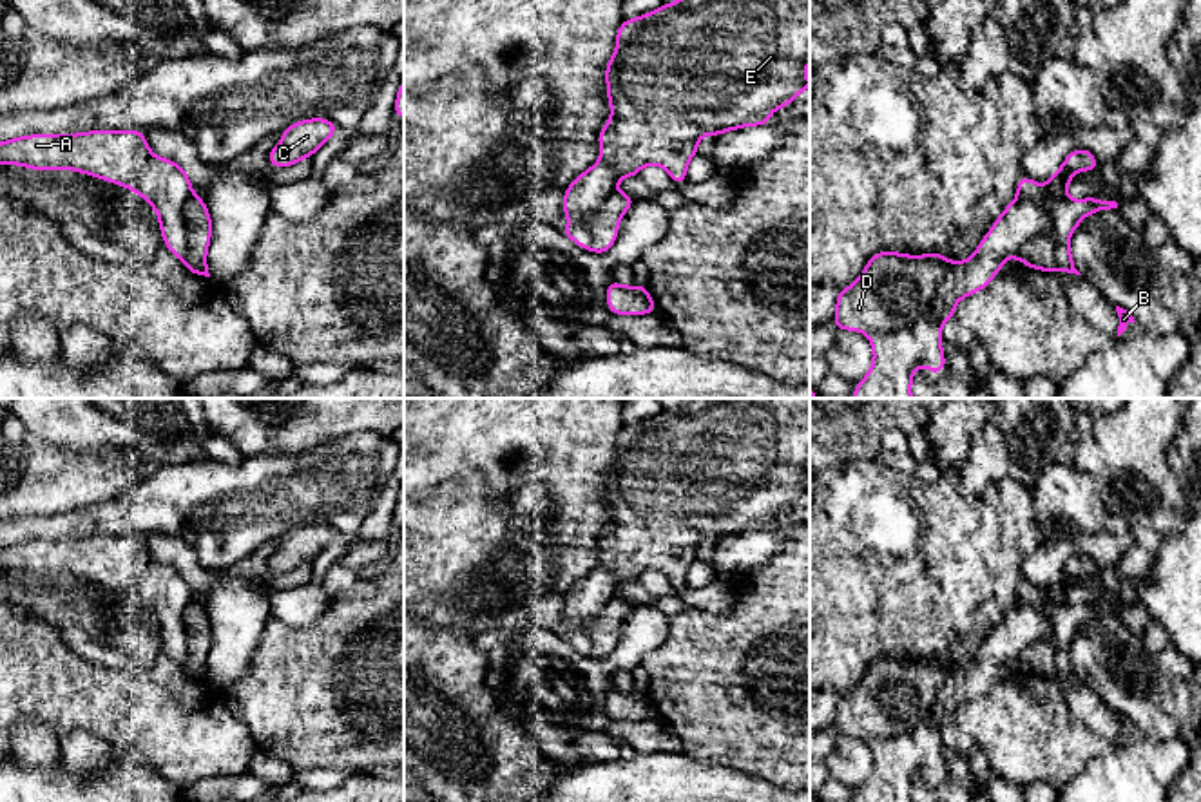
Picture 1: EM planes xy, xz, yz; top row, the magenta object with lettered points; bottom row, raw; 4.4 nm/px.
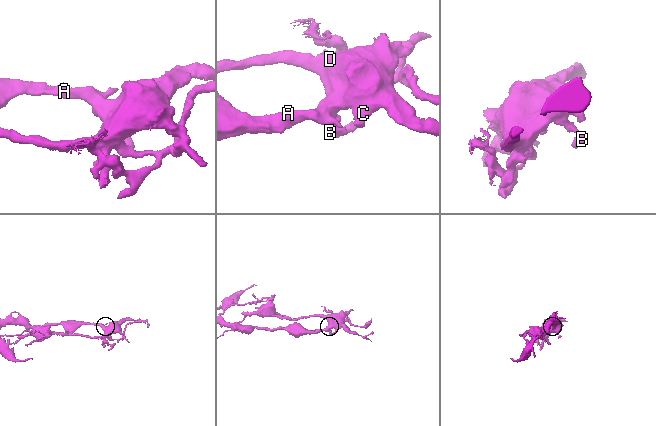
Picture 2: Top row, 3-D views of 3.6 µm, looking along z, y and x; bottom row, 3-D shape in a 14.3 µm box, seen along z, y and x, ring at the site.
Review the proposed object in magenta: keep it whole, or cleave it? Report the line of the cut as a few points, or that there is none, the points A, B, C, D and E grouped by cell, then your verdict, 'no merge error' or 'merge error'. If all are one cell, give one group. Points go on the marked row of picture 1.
cut yz (955, 263), (939, 285), (931, 305), (910, 326), (868, 334); groups A B / C D E; merge error

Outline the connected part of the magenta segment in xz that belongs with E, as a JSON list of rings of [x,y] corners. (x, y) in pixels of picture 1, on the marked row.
[[[676,0],[663,4],[659,9],[641,14],[638,18],[623,20],[616,33],[616,51],[607,62],[605,81],[607,100],[610,103],[610,119],[598,134],[600,156],[605,159],[618,176],[638,176],[647,165],[663,167],[674,185],[687,181],[687,167],[697,154],[699,139],[706,134],[721,136],[726,130],[737,130],[743,127],[770,125],[770,116],[777,109],[790,105],[802,91],[810,87],[810,80],[804,78],[804,69],[810,63],[810,0]]]

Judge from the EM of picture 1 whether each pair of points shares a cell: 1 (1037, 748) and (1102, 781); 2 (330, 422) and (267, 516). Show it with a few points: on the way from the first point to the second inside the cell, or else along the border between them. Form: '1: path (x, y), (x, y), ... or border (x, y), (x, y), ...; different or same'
1: border (1102, 752), (1066, 782); different
2: border (352, 431), (326, 437), (303, 453), (270, 457); different

